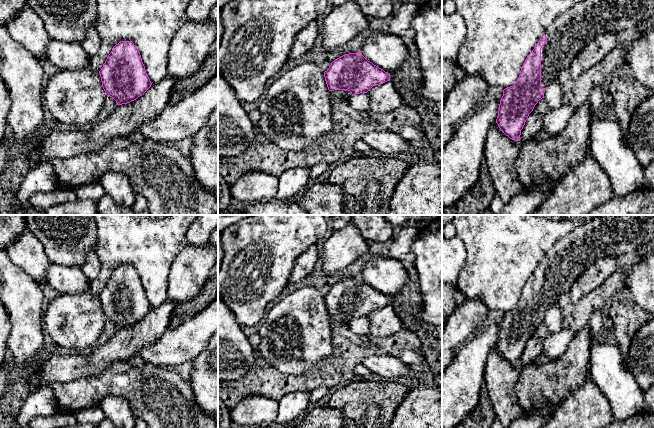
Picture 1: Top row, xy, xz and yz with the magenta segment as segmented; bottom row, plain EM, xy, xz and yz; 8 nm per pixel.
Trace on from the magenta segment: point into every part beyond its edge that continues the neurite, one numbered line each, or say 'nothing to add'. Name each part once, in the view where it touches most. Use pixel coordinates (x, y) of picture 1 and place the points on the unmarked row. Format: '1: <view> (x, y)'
1: yz (605, 235)

